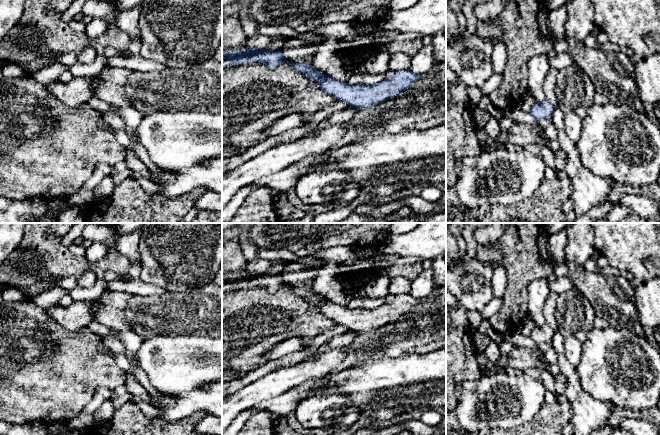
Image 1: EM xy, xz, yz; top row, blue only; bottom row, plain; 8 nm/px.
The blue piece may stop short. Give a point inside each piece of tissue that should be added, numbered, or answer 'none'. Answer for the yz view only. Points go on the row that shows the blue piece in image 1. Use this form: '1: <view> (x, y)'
none

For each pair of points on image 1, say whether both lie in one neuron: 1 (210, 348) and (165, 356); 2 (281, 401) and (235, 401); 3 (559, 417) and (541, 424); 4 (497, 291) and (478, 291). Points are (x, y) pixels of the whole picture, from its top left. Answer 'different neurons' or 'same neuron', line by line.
1: same neuron
2: different neurons
3: same neuron
4: different neurons

